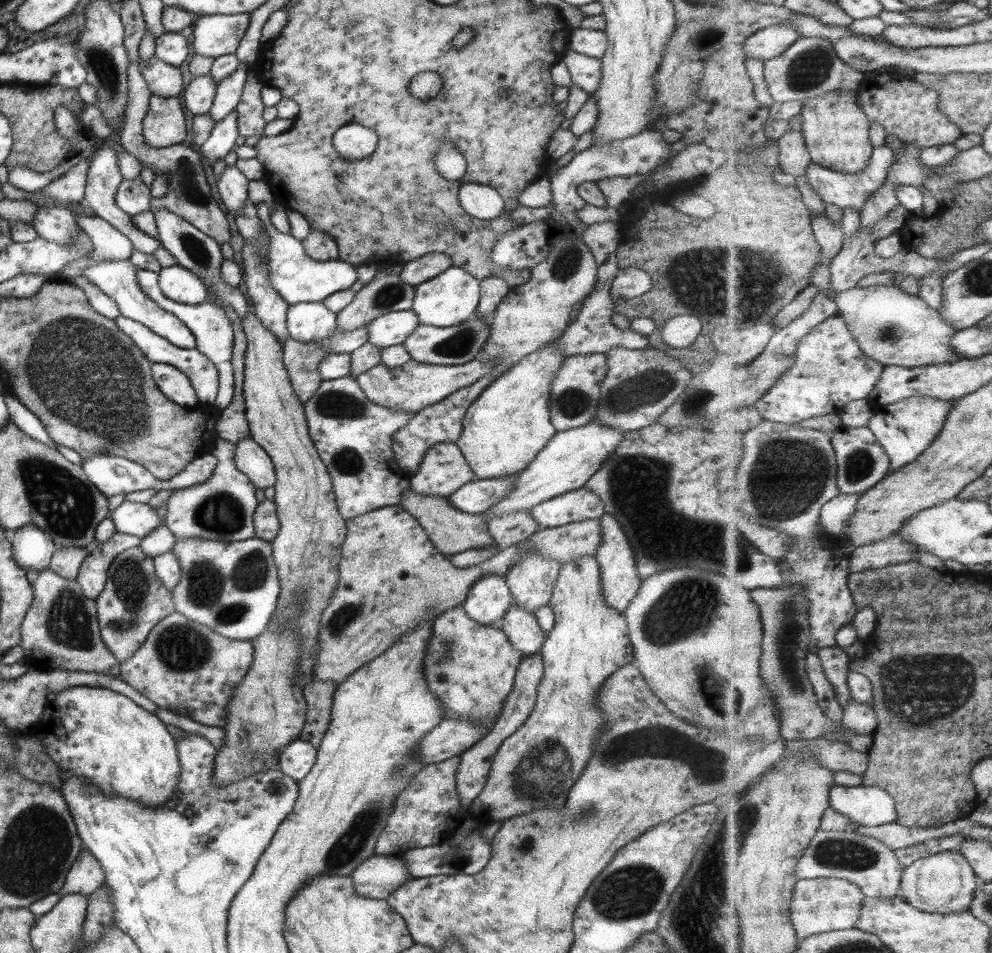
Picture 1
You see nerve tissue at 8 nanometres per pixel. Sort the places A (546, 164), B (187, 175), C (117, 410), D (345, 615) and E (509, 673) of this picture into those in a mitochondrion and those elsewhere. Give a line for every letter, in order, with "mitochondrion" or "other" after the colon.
A: other
B: mitochondrion
C: mitochondrion
D: mitochondrion
E: other

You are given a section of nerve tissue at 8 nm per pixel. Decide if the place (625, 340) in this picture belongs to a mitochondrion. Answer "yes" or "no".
no

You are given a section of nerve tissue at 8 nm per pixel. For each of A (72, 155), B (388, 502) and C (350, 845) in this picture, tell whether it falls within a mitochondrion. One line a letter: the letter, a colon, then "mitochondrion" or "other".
A: other
B: other
C: mitochondrion

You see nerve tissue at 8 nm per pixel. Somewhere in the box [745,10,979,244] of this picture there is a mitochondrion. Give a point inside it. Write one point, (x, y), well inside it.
(812, 66)

